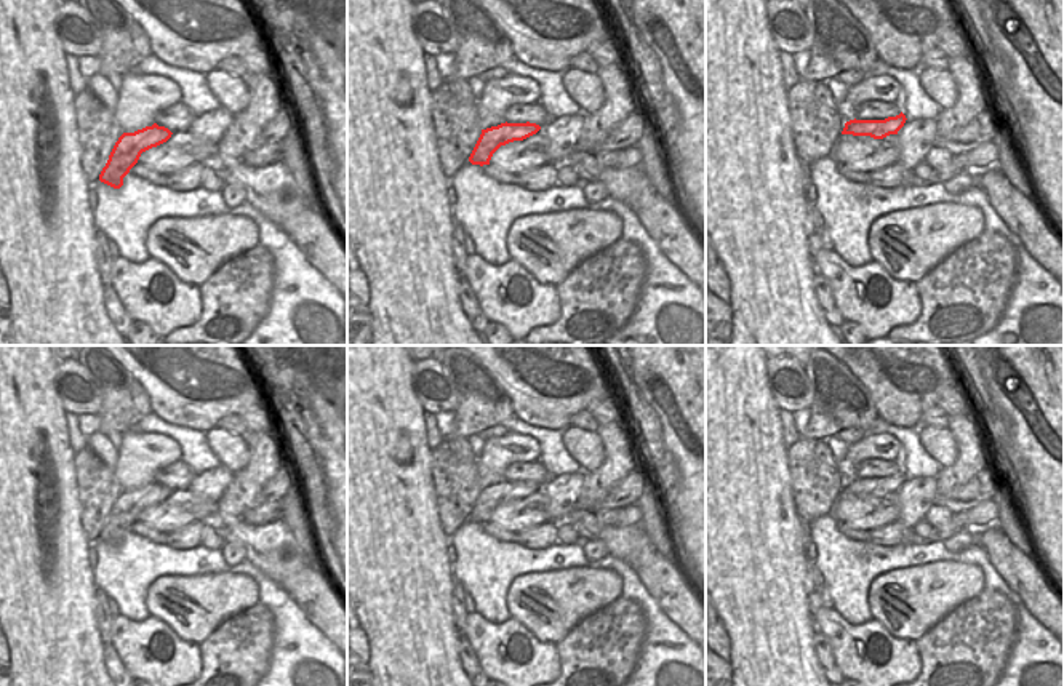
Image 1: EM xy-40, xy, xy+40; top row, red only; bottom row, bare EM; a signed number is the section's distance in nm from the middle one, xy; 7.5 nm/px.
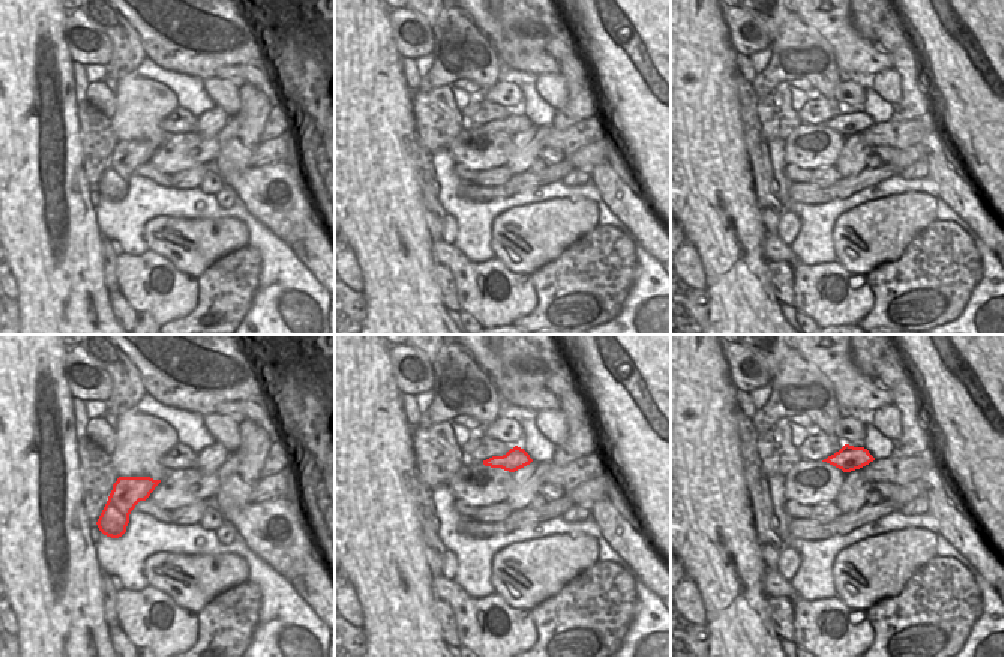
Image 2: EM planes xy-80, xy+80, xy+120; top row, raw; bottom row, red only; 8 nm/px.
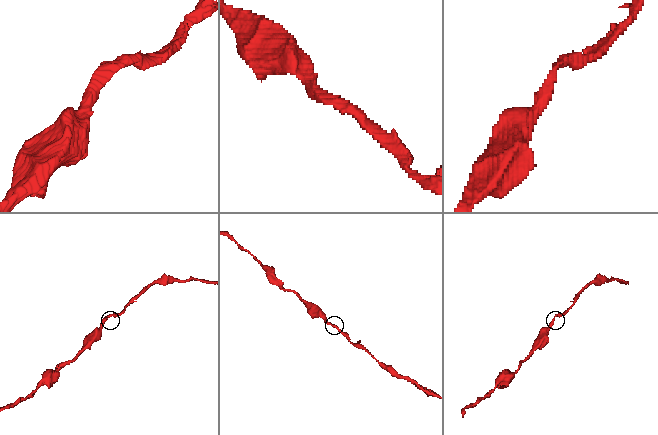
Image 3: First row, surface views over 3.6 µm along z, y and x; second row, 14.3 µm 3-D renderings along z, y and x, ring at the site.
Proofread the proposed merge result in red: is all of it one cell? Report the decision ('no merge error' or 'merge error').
no merge error

